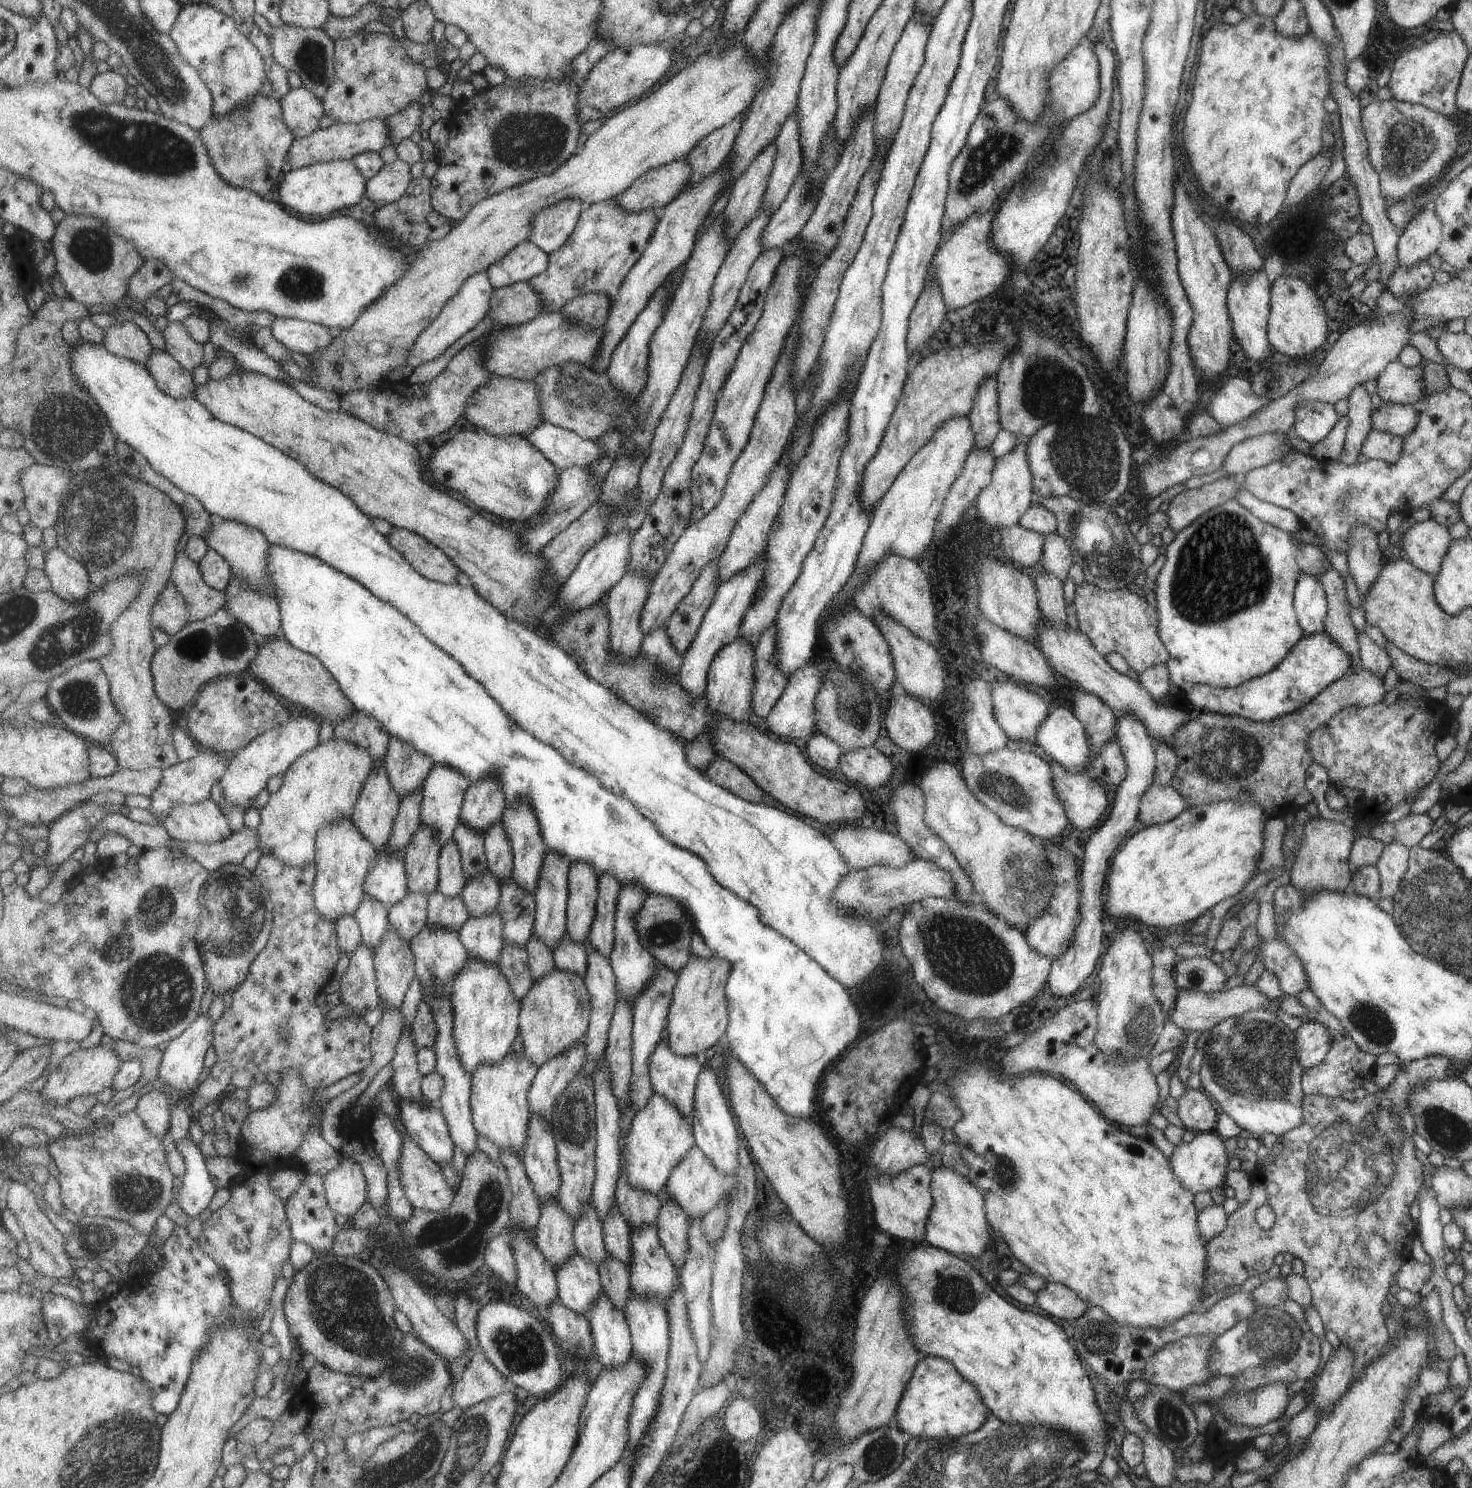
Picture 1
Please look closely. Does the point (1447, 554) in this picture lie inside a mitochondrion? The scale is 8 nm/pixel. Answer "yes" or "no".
no

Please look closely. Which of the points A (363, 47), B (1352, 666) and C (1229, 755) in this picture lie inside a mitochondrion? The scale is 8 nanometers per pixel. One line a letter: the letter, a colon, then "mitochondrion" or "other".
A: other
B: other
C: mitochondrion

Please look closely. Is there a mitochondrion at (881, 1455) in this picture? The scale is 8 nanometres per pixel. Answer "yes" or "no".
yes

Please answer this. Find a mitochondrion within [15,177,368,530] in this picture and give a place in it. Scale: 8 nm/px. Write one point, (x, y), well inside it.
(73, 432)

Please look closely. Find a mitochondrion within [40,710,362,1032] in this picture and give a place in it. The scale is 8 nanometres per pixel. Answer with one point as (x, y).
(238, 915)

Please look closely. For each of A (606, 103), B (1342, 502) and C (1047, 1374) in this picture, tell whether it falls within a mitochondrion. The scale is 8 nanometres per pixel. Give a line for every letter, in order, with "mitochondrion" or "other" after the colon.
A: other
B: mitochondrion
C: other

